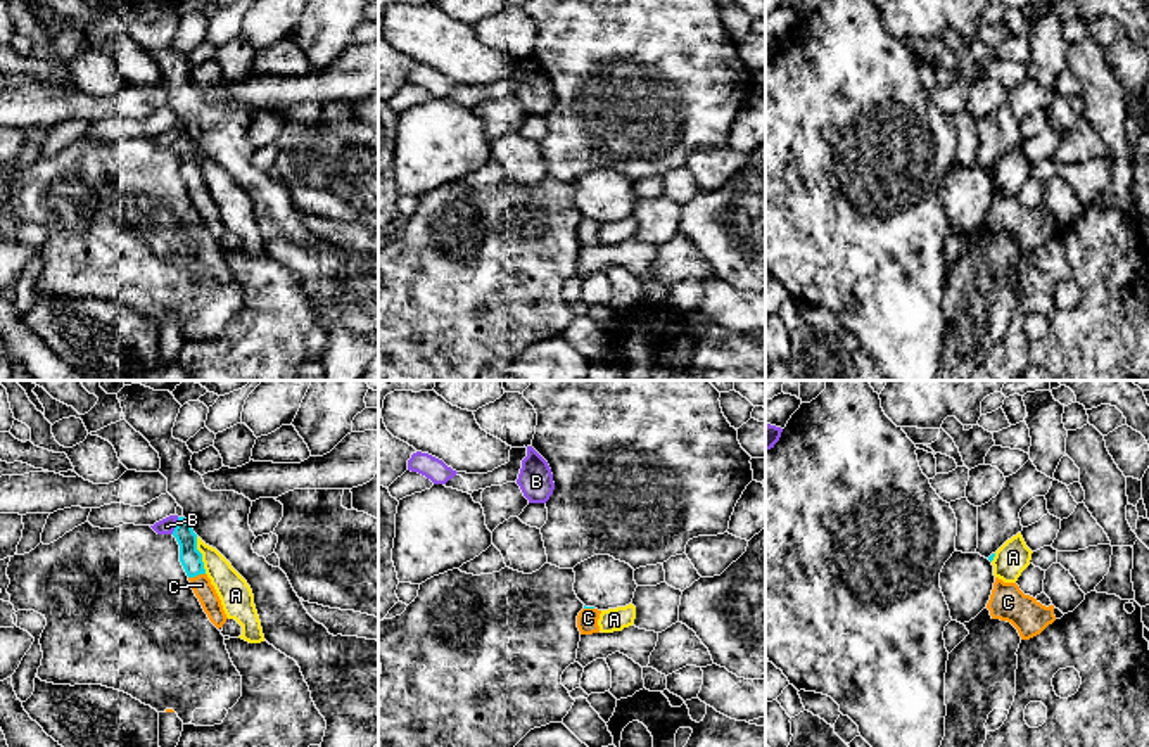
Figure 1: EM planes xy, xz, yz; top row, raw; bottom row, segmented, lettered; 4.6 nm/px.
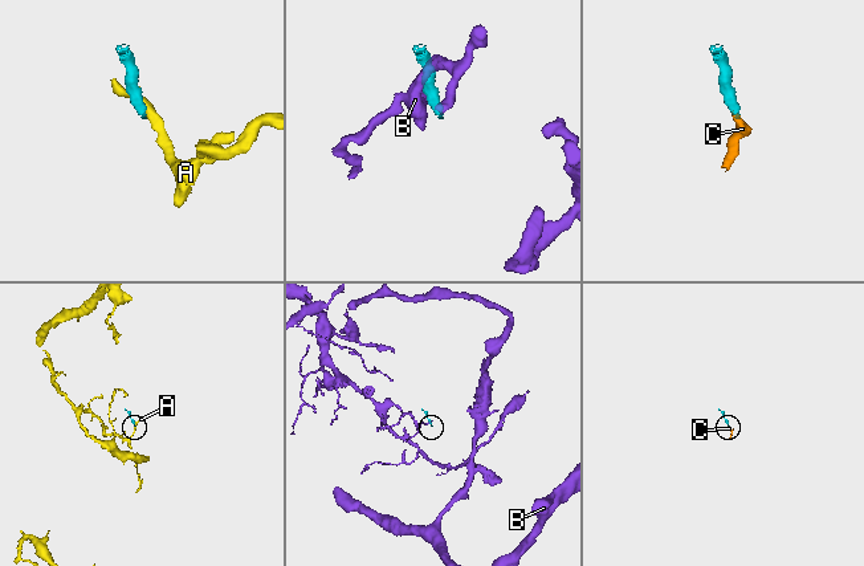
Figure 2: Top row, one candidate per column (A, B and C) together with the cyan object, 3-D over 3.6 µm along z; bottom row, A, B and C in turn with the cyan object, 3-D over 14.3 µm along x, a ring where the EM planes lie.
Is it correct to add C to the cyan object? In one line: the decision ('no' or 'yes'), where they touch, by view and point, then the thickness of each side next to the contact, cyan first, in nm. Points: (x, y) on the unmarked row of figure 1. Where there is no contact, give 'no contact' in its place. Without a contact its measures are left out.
yes; contact xy (196, 187); calibres 100 and 90 nm

